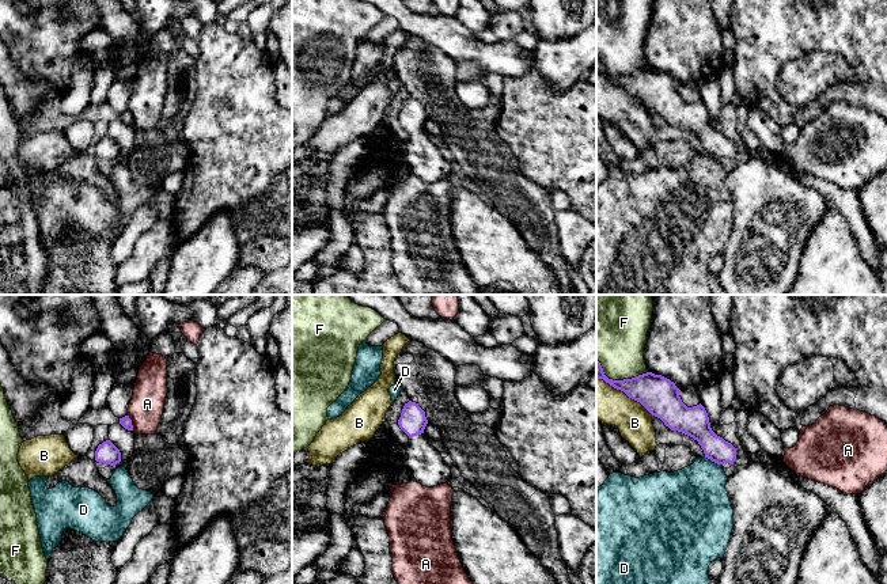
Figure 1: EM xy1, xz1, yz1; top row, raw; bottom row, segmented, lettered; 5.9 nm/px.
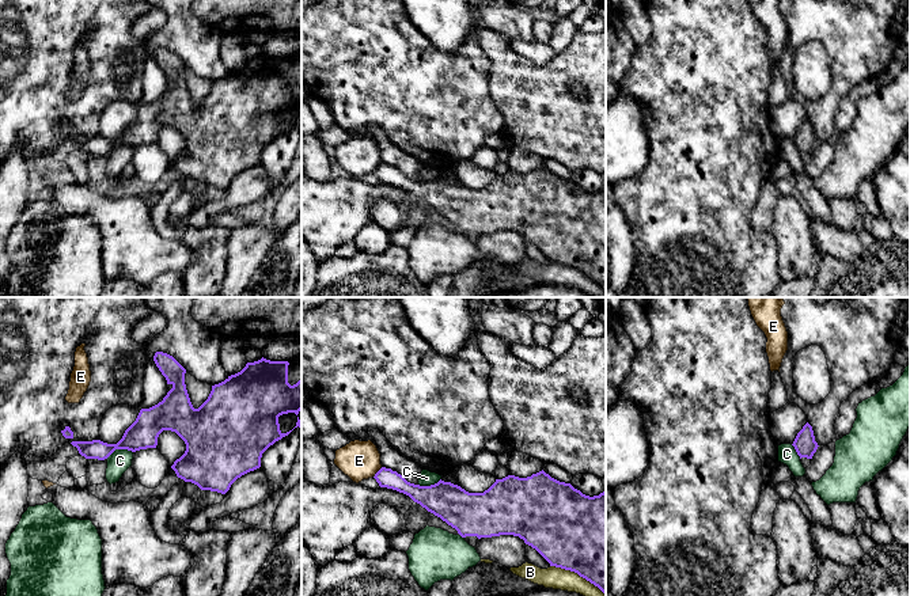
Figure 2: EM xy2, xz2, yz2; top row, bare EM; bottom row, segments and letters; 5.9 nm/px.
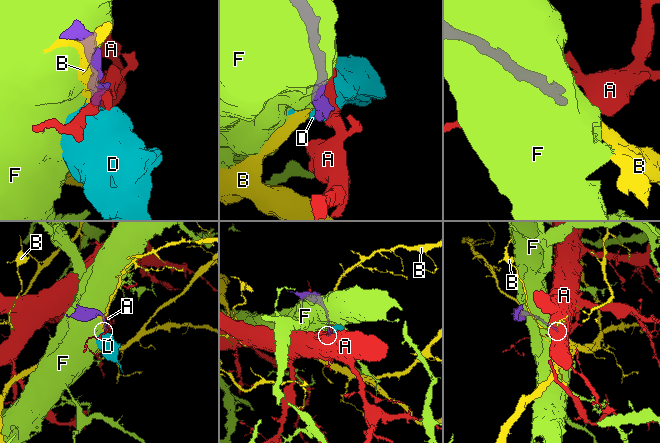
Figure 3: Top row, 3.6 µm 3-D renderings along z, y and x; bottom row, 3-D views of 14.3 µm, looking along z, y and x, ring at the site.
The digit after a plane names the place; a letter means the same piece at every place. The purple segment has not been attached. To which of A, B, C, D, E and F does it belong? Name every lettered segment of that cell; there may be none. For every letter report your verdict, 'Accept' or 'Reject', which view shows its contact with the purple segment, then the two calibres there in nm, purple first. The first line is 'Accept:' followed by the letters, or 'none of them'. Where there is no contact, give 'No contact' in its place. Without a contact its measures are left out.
Accept: none of them
A: Reject. Touches purple in xy1. Thickness 70 nm (purple) against 200 nm
B: Reject. Touches purple in yz1. Thickness 220 nm (purple) against 240 nm
C: Reject. Touches purple in xy2. Thickness 180 nm (purple) against 140 nm
D: Reject. Touches purple in yz1. Thickness 170 nm (purple) against 380 nm
E: Reject. Touches purple in xz2. Thickness 110 nm (purple) against 220 nm
F: Reject. Touches purple in yz1. Thickness 220 nm (purple) against 340 nm

